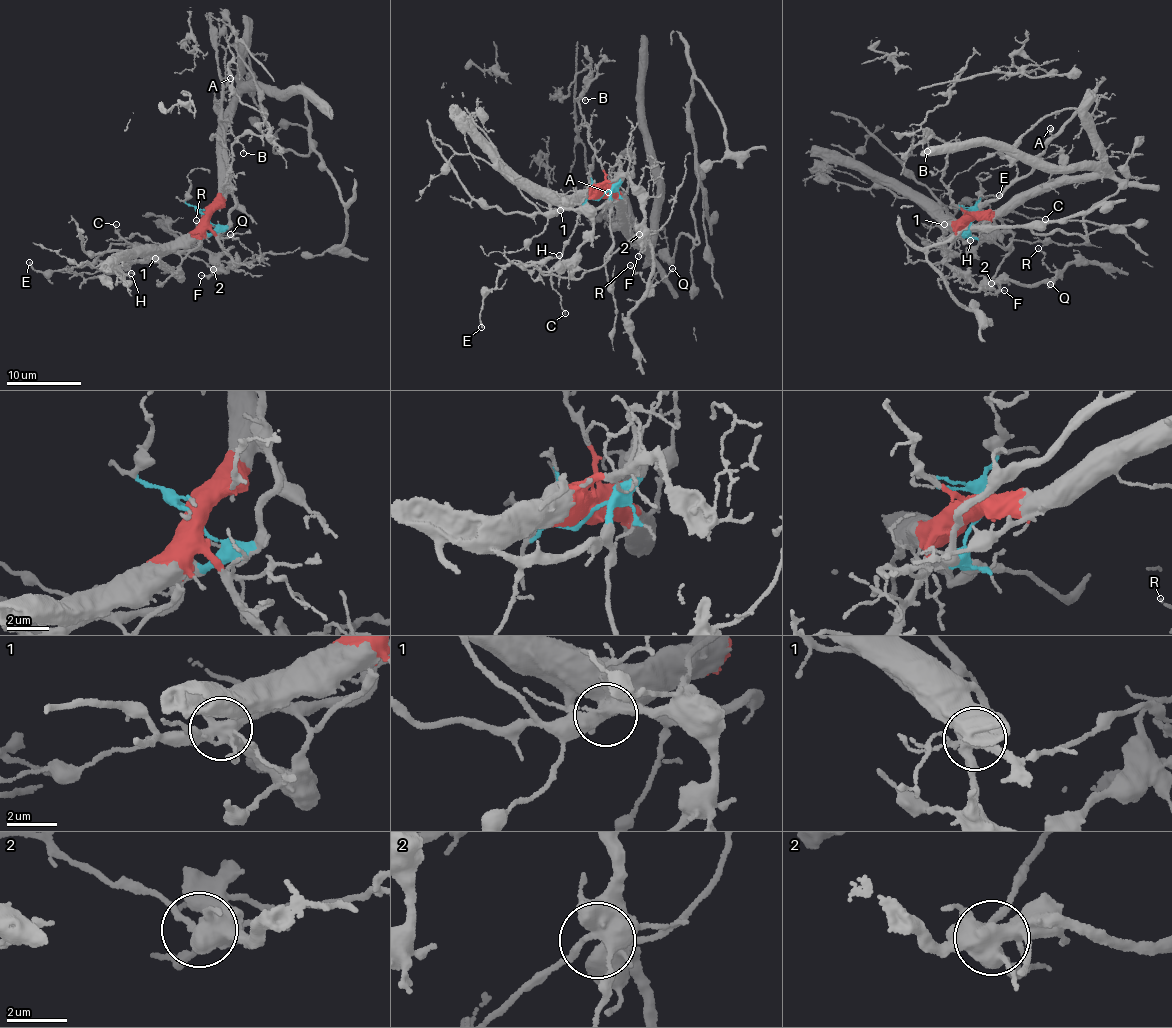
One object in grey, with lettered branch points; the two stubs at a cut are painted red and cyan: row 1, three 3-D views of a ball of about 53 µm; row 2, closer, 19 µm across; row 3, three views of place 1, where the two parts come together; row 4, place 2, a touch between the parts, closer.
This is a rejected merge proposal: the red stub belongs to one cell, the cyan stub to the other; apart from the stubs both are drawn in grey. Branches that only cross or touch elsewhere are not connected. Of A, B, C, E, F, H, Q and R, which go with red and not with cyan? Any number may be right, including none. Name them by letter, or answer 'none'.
B, C, Q, R

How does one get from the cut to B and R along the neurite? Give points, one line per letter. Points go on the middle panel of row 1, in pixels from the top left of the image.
B: (602, 194), (606, 182), (601, 163), (593, 151), (576, 99), (584, 99)
R: (602, 194), (604, 184), (628, 176), (644, 216), (644, 238), (651, 251), (647, 293), (646, 285), (629, 266)

